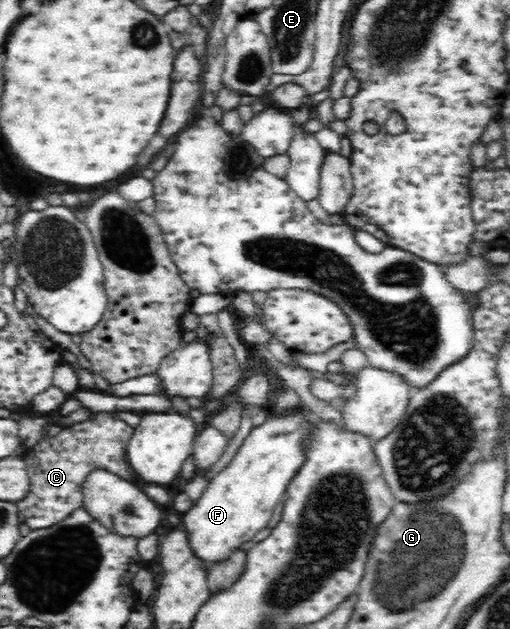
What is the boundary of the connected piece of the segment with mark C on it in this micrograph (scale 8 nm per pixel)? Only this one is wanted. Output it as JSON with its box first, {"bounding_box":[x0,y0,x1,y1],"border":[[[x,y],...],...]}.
{"bounding_box":[16,412,139,531],"border":[[[96,412],[90,420],[64,427],[60,434],[48,439],[41,439],[35,446],[30,447],[23,458],[29,478],[29,491],[23,499],[16,502],[22,516],[24,516],[24,523],[32,531],[36,531],[48,529],[66,521],[76,508],[83,506],[81,495],[83,484],[86,482],[88,474],[94,470],[107,470],[128,482],[139,484],[127,456],[128,446],[134,434],[135,429],[116,414]]]}

